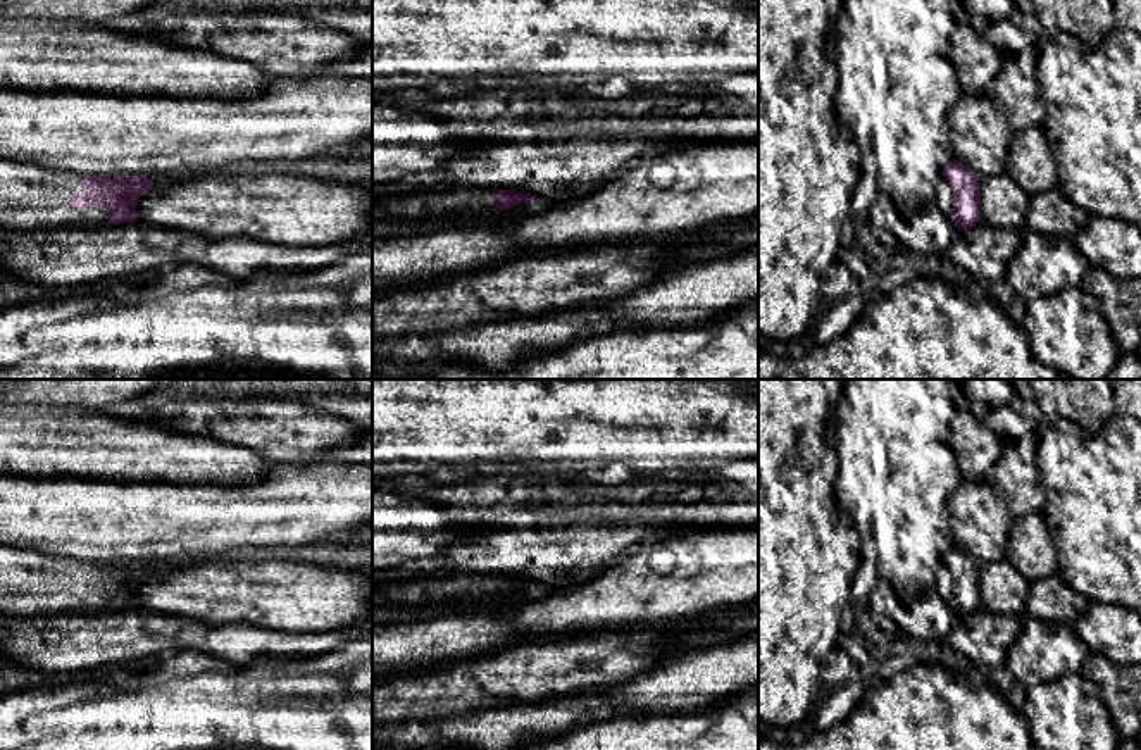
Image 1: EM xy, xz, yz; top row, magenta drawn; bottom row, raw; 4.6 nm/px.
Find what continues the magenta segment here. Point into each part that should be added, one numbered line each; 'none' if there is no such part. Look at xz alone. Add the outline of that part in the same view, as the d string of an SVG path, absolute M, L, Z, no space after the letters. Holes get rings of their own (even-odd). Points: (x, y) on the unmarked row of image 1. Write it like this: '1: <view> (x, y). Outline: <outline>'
1: xz (452, 588). Outline: M446 576L436 579L391 581L372 586L372 605L427 605L491 597L498 590L496 576Z

